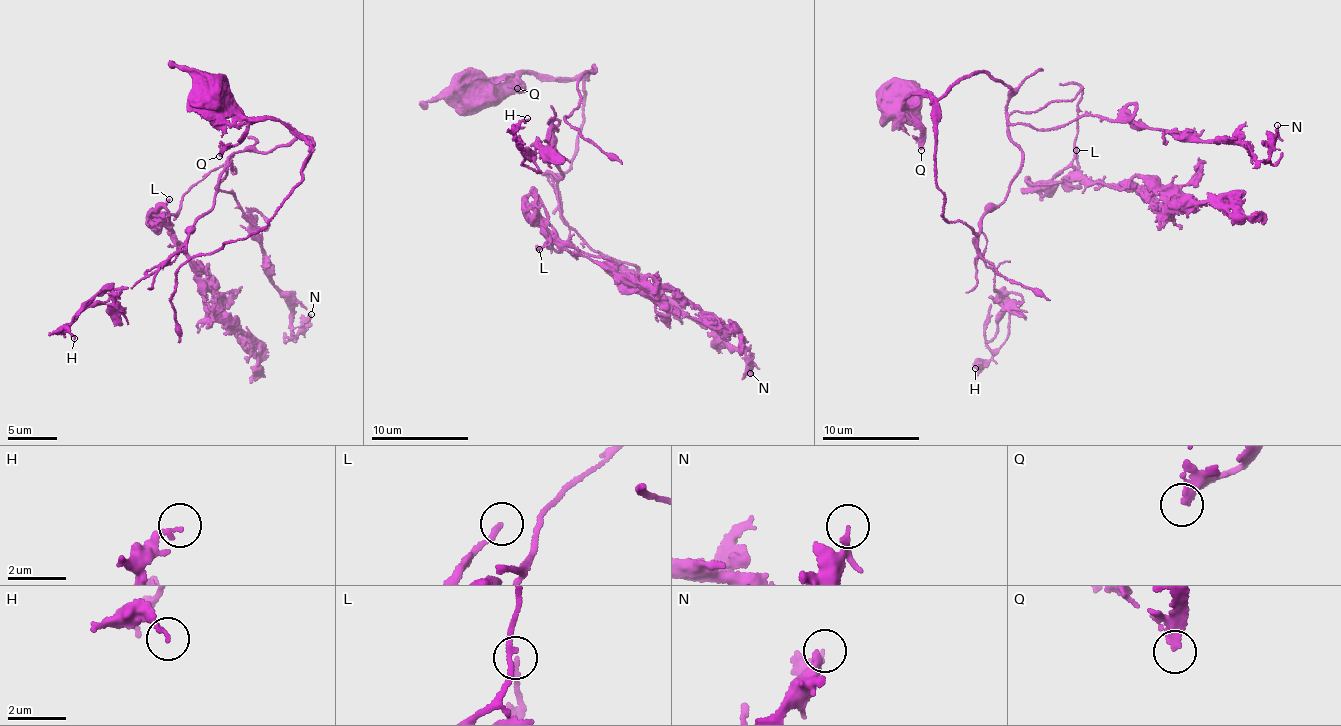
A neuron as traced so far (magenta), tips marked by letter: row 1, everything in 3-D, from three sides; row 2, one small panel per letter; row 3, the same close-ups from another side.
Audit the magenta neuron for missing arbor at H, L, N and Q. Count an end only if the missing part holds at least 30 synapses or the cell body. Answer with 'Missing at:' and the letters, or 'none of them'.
Missing at: none of them

